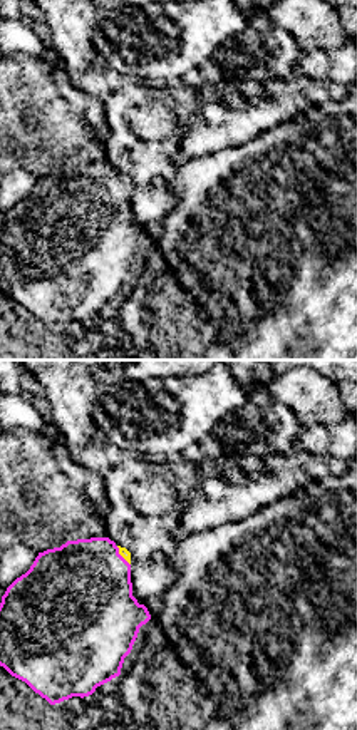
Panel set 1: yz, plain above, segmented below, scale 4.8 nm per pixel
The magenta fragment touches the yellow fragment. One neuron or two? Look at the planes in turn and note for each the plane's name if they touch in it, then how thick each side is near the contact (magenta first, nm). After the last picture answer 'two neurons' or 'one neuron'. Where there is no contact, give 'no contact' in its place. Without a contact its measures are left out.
yz | 480/50 nm

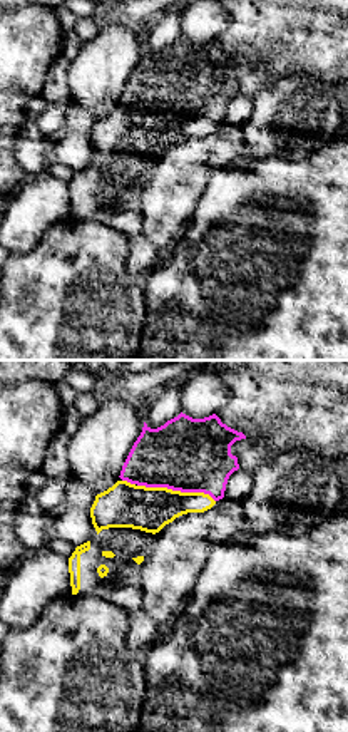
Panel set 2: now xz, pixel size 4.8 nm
xz | 360/220 nm

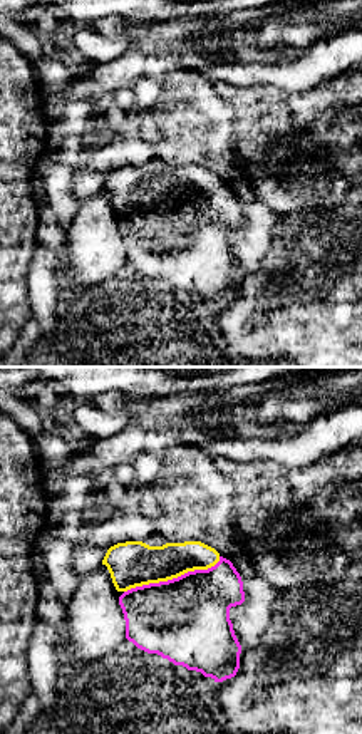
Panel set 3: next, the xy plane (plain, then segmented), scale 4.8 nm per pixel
xy | 420/220 nm

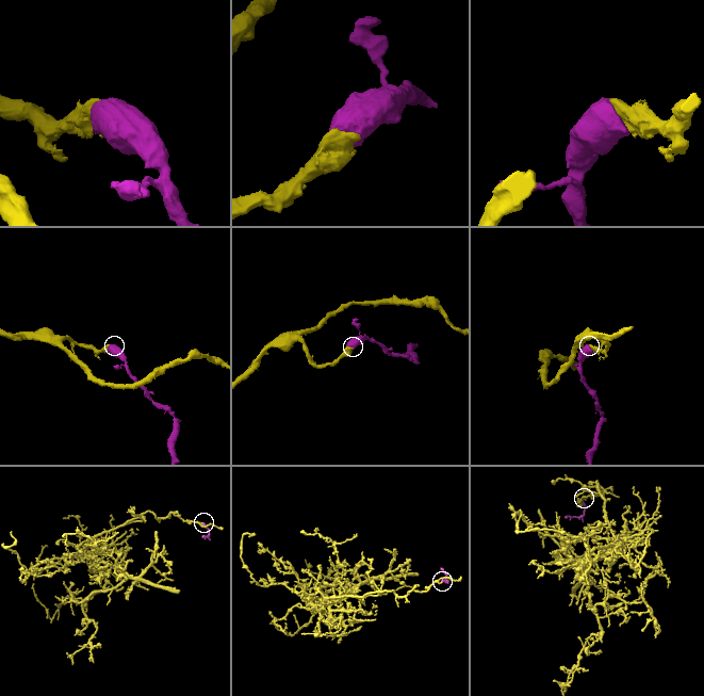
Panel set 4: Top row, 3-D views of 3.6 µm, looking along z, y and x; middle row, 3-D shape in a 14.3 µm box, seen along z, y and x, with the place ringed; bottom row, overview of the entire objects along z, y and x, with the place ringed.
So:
one neuron

